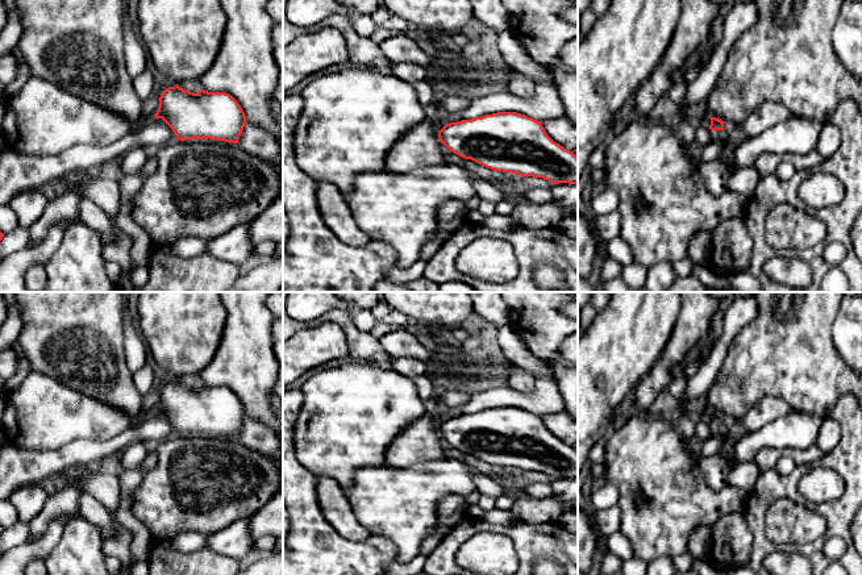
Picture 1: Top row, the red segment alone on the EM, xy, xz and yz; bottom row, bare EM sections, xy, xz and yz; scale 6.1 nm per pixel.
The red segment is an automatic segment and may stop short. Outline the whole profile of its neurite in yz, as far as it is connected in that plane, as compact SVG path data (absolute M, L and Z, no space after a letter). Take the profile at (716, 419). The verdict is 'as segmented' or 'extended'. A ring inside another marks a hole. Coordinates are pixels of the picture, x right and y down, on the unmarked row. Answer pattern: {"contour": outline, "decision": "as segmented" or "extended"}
{"contour": "M709 412L711 413L711 433L712 436L724 436L729 439L729 429L724 425L724 416Z", "decision": "extended"}

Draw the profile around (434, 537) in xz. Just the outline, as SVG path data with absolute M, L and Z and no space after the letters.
M434 521L432 530L429 532L428 537L421 542L421 554L428 557L430 555L437 546L441 543L444 538L444 533L440 529L440 524Z

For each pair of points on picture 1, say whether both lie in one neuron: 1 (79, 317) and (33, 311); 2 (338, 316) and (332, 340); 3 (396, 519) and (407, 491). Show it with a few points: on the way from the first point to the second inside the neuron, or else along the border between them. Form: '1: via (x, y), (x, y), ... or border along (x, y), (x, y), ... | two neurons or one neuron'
1: via (67, 311), (45, 311) | one neuron
2: border along (327, 320), (341, 328), (348, 353) | two neurons
3: via (400, 512), (400, 503), (405, 498) | one neuron

